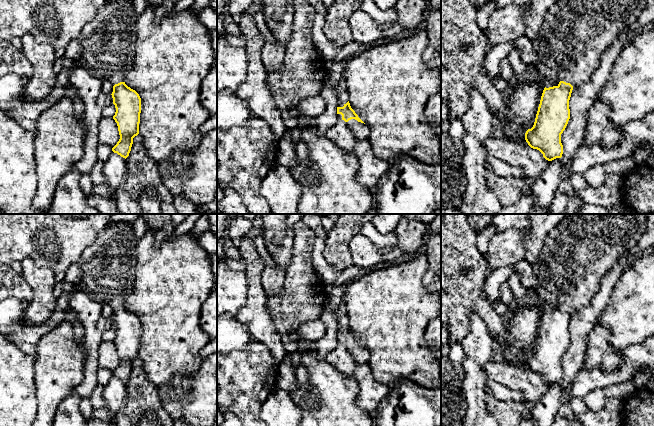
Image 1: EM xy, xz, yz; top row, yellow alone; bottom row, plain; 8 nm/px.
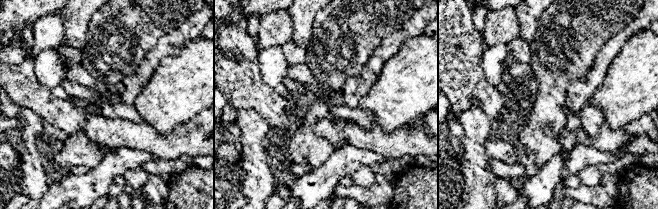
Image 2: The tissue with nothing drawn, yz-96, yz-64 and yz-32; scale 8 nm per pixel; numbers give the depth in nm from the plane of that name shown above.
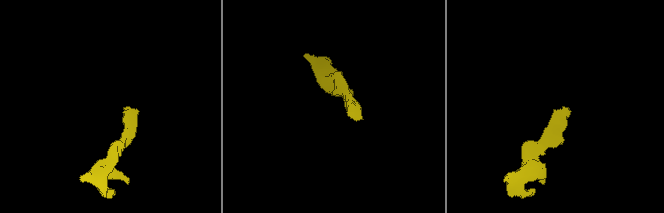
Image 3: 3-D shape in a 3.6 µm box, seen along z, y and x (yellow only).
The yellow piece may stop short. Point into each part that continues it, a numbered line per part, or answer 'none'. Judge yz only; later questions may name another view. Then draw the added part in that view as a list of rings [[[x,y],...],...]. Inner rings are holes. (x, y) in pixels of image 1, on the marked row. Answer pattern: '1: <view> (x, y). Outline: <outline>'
1: yz (574, 34). Outline: [[[558,0],[546,13],[533,41],[536,60],[532,66],[543,85],[549,88],[564,81],[570,83],[574,89],[588,82],[599,66],[602,53],[637,21],[646,6],[647,0]]]

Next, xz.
1: xz (360, 130). Outline: [[[351,119],[347,122],[348,128],[352,131],[357,140],[368,139],[369,128],[366,124]]]

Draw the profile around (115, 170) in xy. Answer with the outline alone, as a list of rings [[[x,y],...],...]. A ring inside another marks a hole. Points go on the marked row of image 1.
[[[112,152],[110,157],[104,162],[103,173],[105,176],[104,184],[115,195],[127,180],[128,168],[126,159]]]

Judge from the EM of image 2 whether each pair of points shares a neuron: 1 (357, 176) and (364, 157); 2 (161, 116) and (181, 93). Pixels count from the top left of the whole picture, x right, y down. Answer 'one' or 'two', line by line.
1: two
2: one

